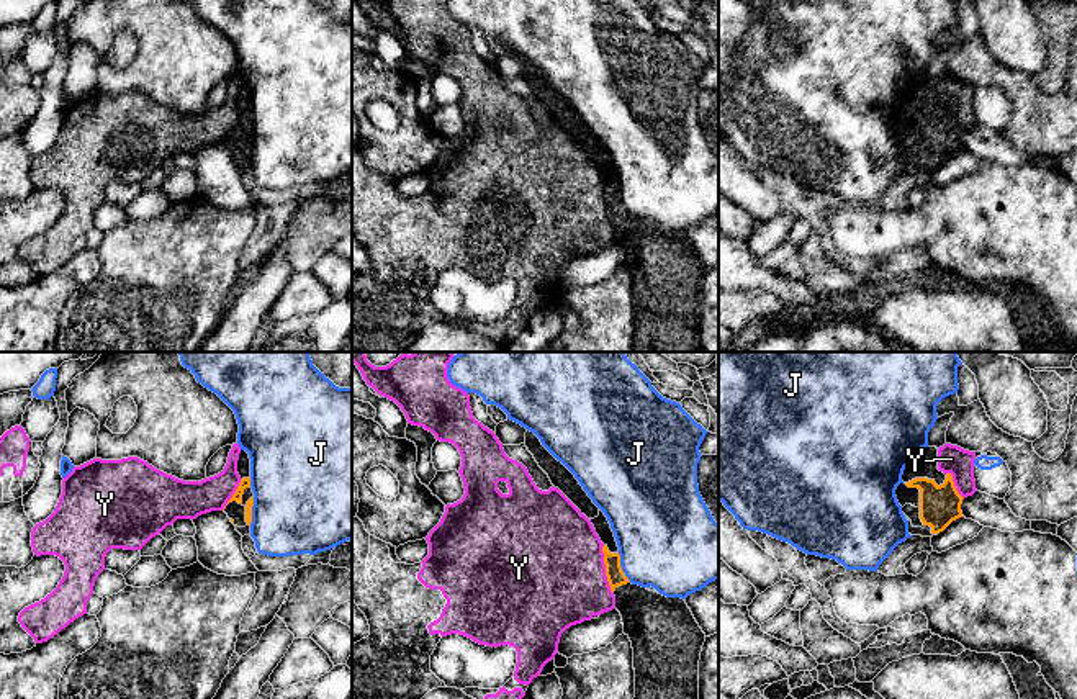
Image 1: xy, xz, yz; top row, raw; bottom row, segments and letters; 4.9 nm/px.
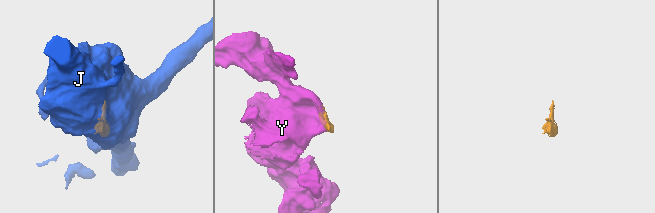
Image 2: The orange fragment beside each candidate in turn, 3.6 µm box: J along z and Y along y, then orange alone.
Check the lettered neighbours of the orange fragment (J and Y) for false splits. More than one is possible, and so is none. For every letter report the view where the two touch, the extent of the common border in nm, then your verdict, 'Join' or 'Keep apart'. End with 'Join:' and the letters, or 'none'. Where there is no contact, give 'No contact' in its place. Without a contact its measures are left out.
J: Touches orange in xz. Shared border 160 nm. Keep apart
Y: Touches orange in xz. Shared border 240 nm. Keep apart
Join: none

